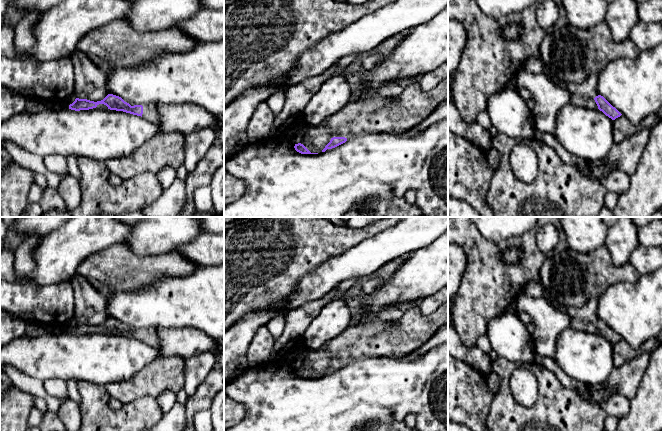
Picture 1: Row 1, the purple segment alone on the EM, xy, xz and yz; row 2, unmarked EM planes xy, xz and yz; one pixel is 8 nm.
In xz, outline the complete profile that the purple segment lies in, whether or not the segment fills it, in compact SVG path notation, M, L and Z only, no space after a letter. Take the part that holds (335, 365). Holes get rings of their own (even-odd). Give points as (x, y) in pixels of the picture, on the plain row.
M448 302L430 315L424 315L419 307L412 307L395 322L374 318L351 325L321 347L330 352L332 361L322 376L353 360L405 357L445 325L448 325Z

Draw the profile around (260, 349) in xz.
M266 326L259 328L252 339L246 353L251 366L257 366L268 361L273 352L275 338Z

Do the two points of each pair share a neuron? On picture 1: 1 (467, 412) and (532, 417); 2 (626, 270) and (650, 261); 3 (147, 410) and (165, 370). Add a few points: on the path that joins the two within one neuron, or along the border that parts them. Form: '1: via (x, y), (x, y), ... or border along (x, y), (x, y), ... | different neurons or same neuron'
1: border along (495, 395), (486, 420) | different neurons
2: border along (629, 262), (641, 274) | different neurons
3: border along (156, 397), (142, 396), (130, 402) | different neurons

